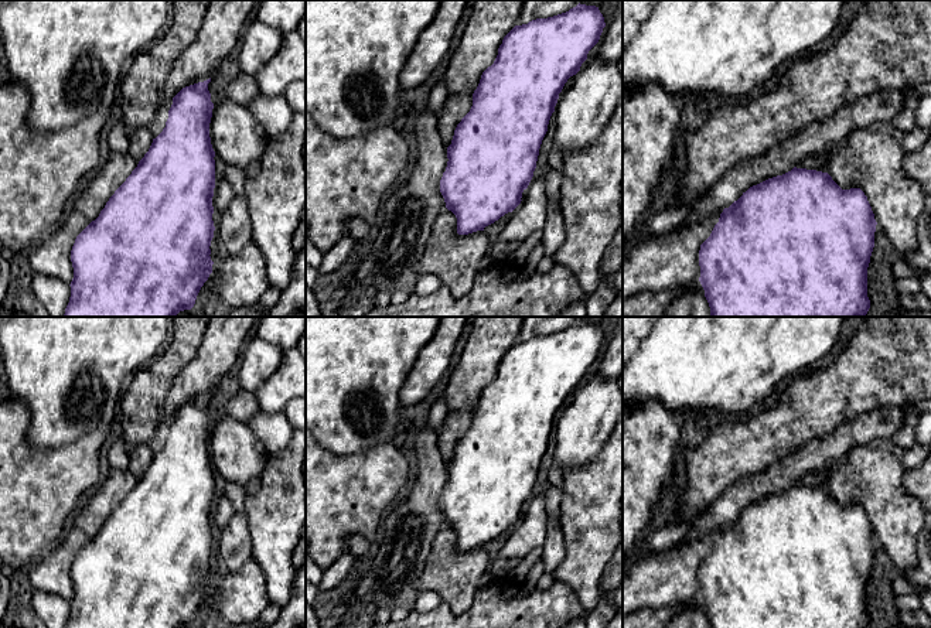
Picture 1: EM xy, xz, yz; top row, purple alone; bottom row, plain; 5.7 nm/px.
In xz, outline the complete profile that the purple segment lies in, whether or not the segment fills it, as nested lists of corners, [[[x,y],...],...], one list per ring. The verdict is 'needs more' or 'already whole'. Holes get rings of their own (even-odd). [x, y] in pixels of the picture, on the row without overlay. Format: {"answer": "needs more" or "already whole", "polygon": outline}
{"answer": "already whole", "polygon": [[[577,321],[566,330],[536,335],[528,341],[515,342],[502,356],[498,372],[488,383],[473,410],[473,423],[454,447],[451,461],[447,464],[447,484],[440,496],[440,509],[446,525],[457,535],[457,550],[468,552],[484,547],[501,533],[512,529],[528,505],[542,457],[555,423],[567,396],[580,388],[589,368],[598,359],[604,334],[596,322]]]}

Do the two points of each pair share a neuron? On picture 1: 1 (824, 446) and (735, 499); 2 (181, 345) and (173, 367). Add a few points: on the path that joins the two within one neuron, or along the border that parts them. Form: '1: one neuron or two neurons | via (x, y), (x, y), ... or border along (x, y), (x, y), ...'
1: one neuron | via (801, 461), (780, 477), (757, 487)
2: one neuron | via (180, 351), (173, 361)

